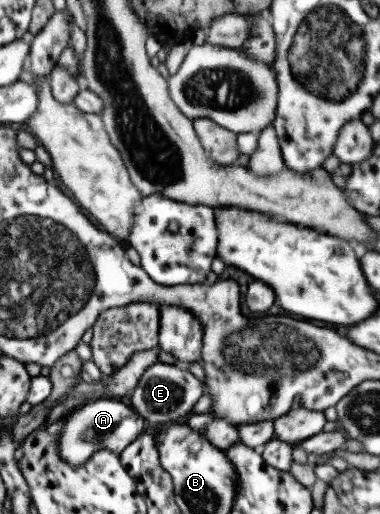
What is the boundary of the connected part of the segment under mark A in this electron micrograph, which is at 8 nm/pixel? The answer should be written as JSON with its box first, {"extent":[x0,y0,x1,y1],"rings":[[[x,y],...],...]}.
{"extent":[57,396,146,467],"rings":[[[111,396],[100,397],[75,407],[65,415],[63,428],[57,437],[58,450],[62,462],[77,467],[84,465],[98,450],[112,450],[116,454],[124,452],[130,443],[136,441],[144,431],[146,420],[136,413],[124,399]]]}

